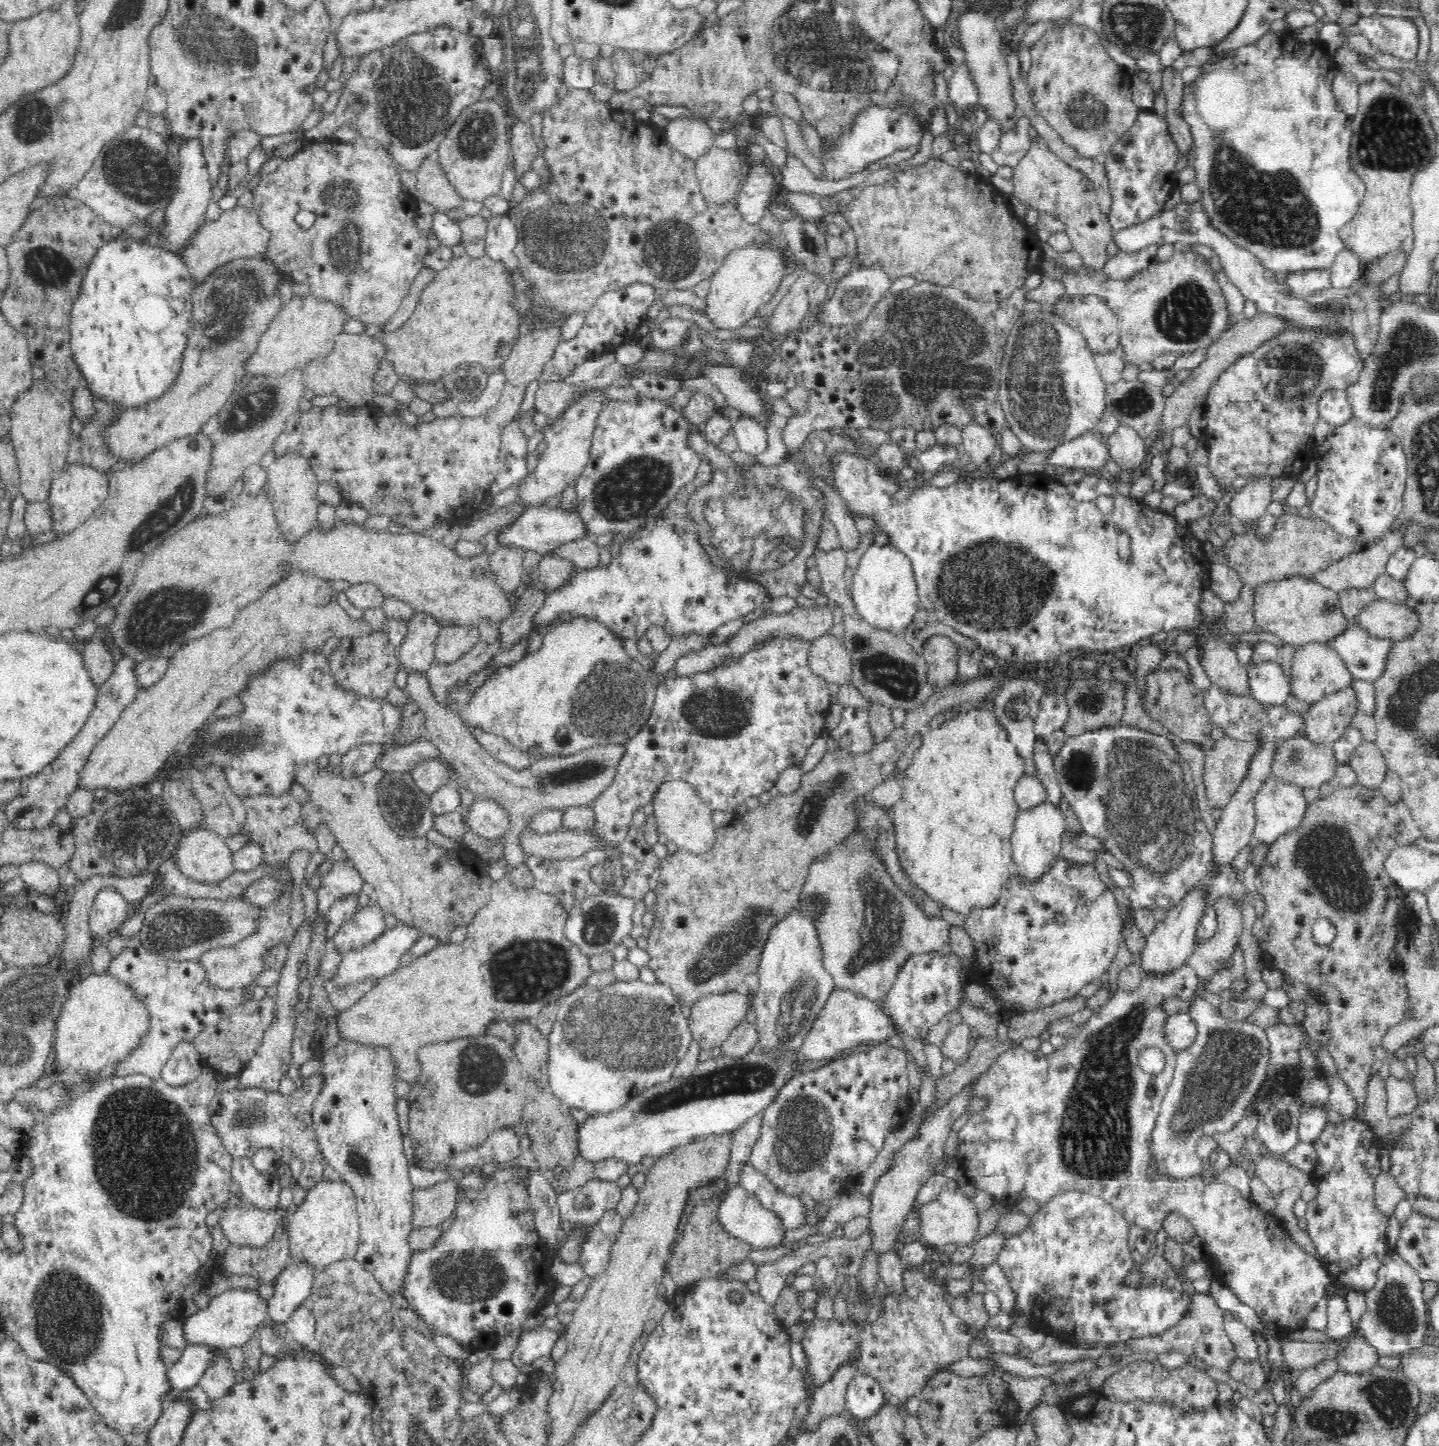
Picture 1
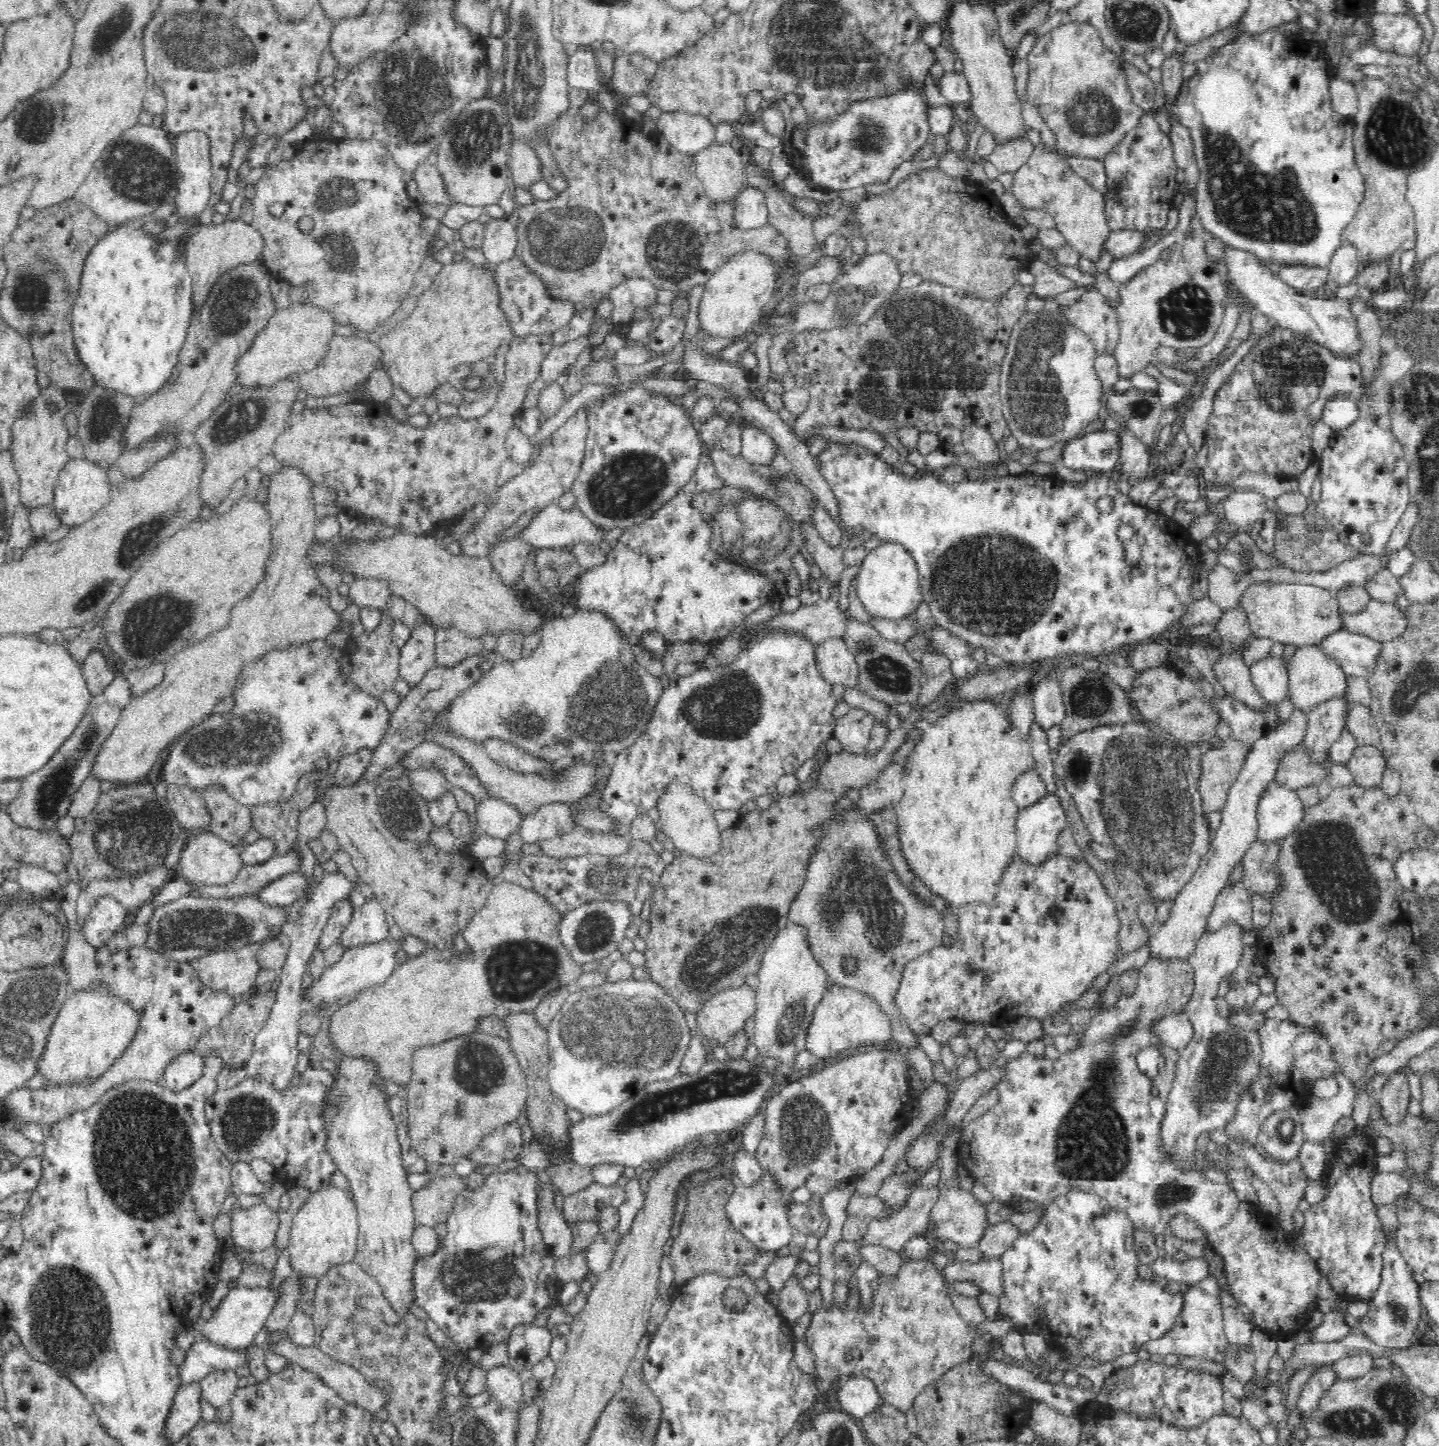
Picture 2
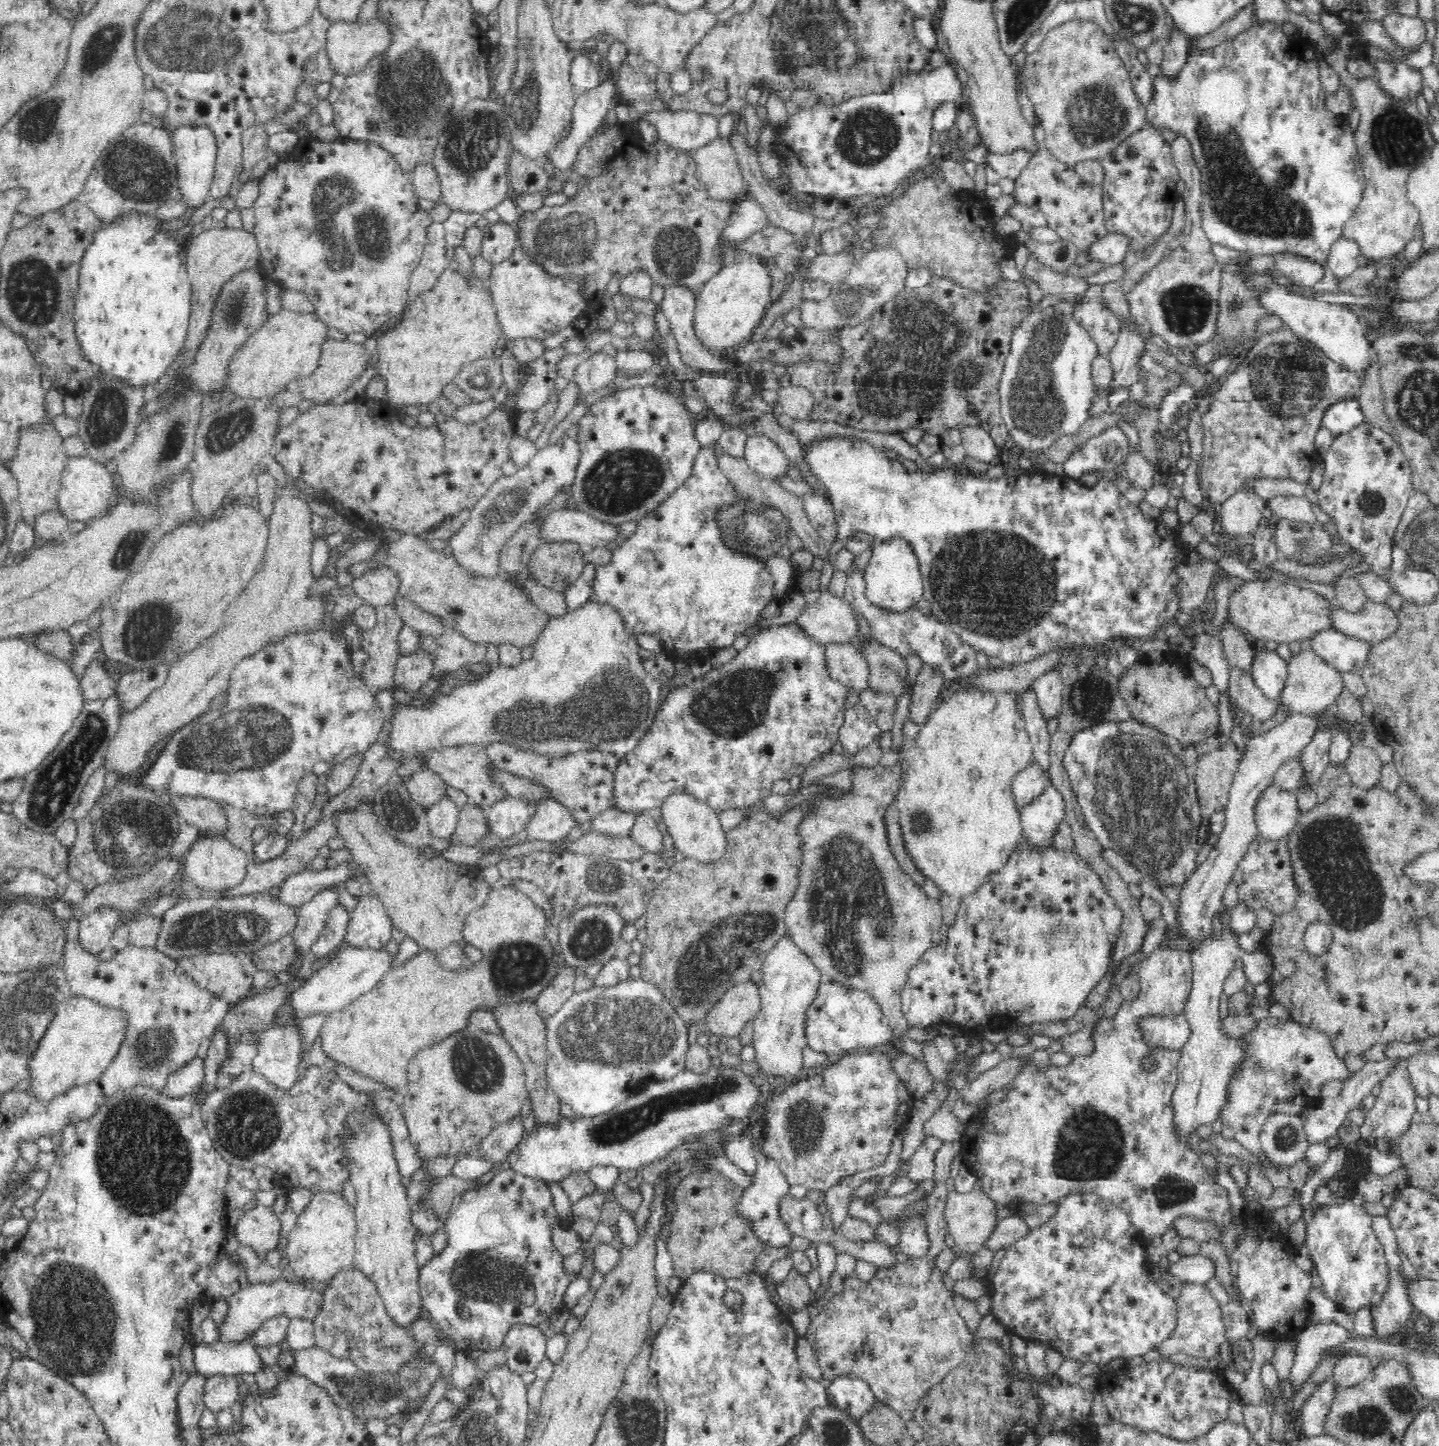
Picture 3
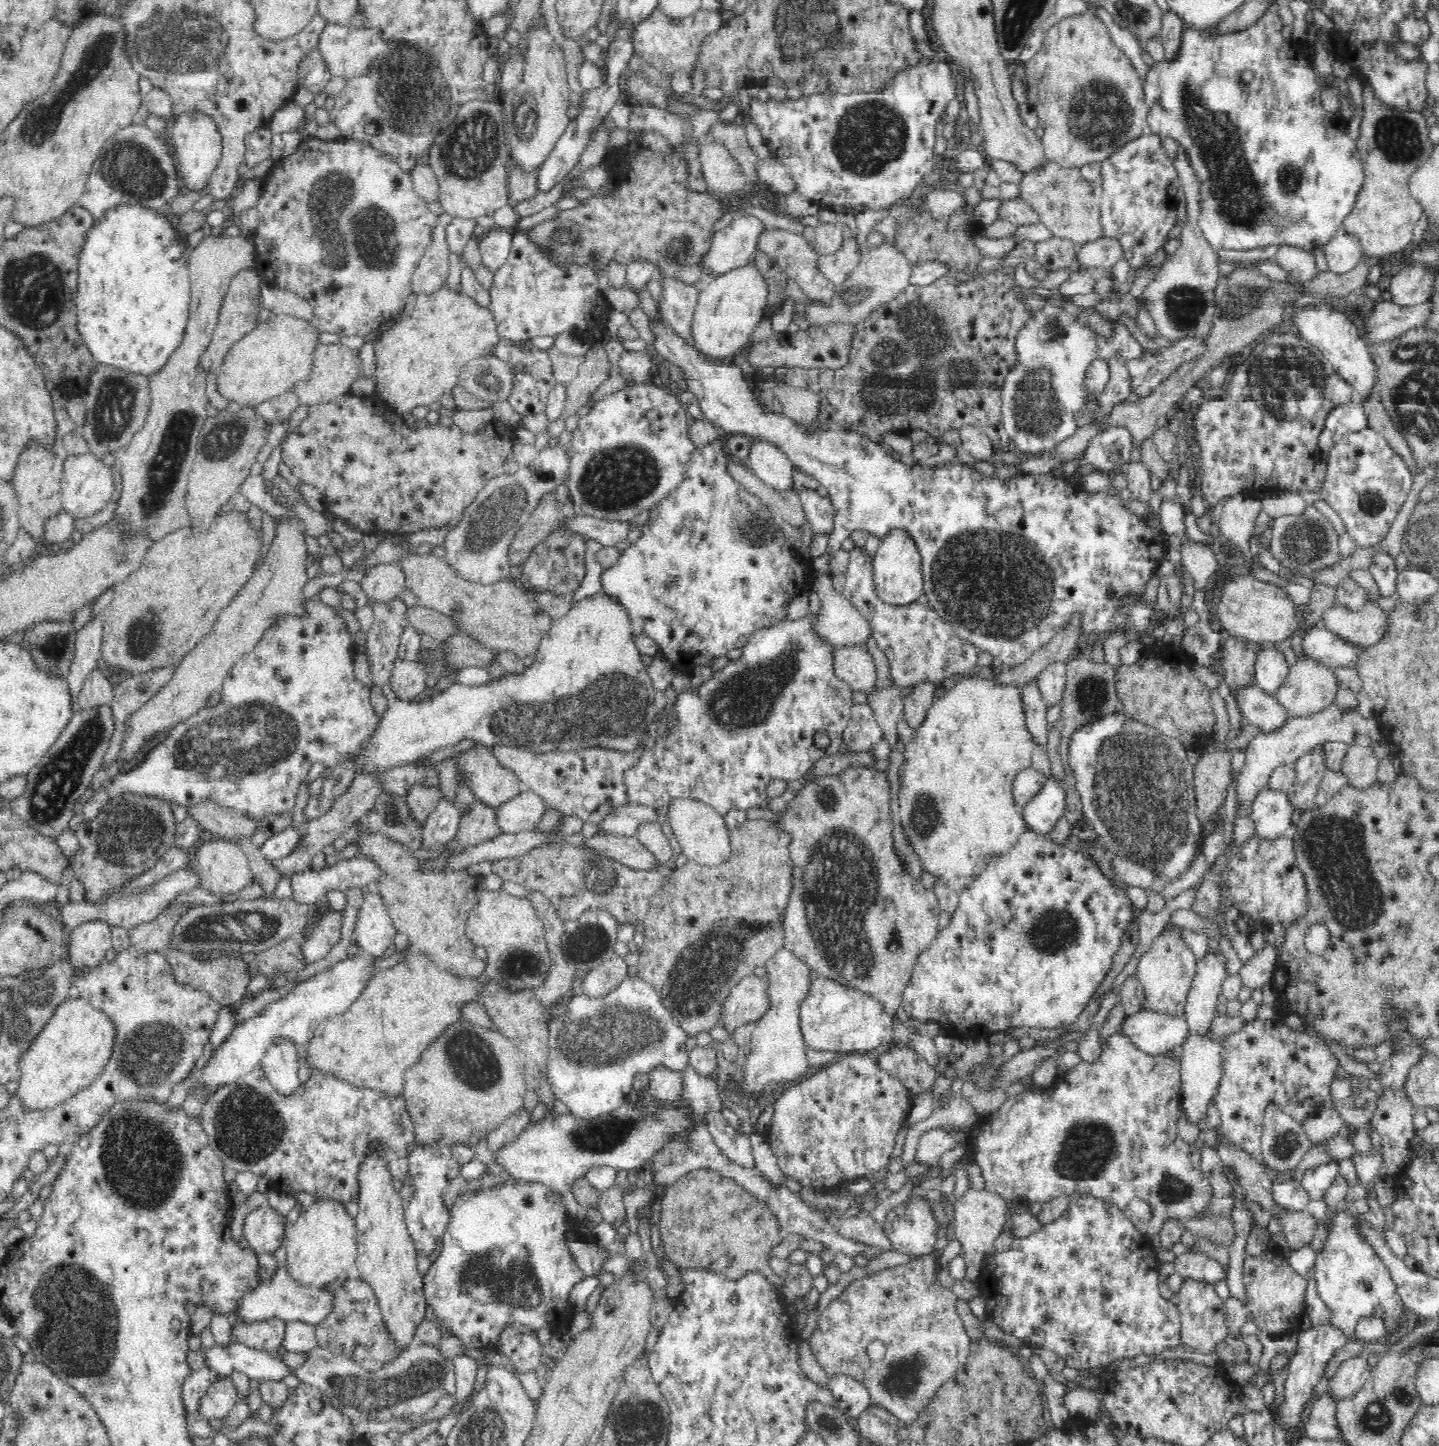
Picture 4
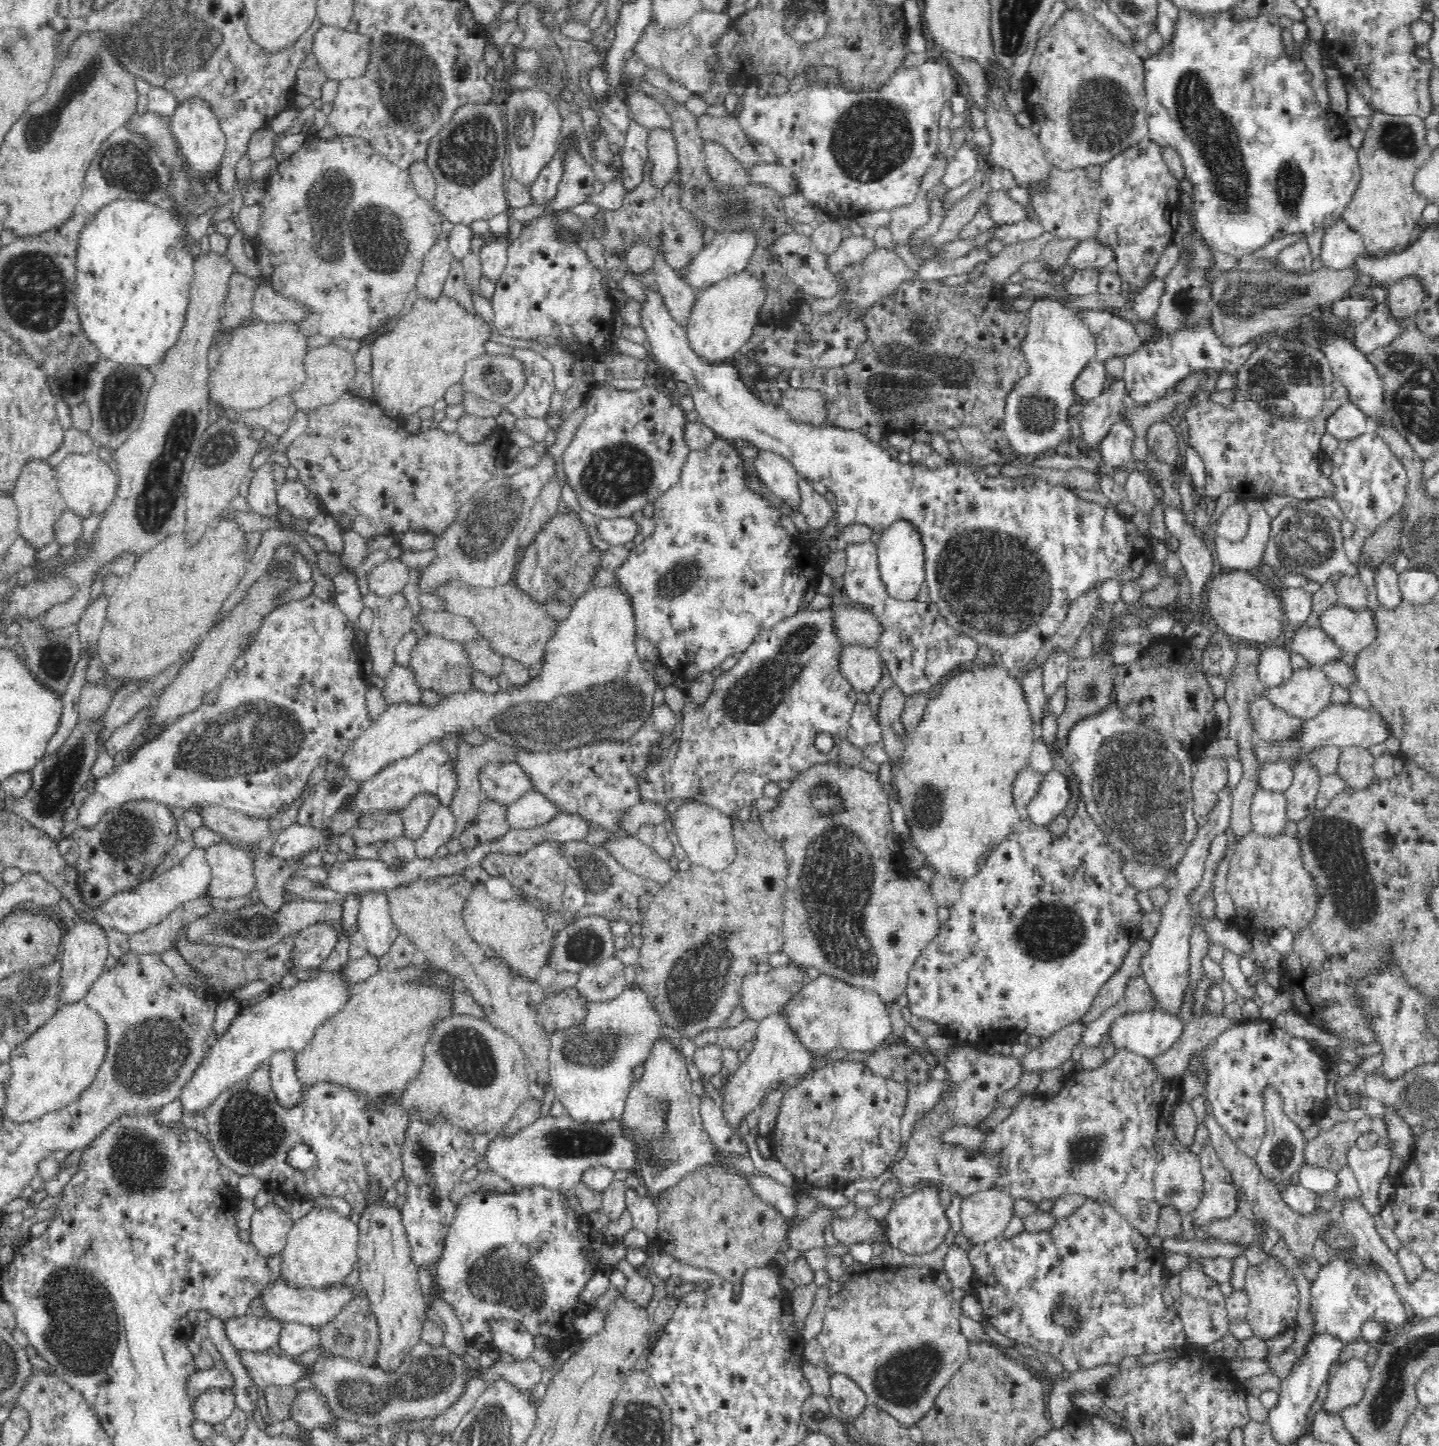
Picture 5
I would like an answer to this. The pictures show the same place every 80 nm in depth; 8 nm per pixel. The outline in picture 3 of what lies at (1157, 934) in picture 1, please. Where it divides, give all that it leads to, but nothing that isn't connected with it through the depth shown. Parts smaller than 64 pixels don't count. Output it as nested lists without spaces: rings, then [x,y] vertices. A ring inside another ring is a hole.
[[[1290,711],[1281,723],[1247,741],[1243,758],[1229,788],[1227,805],[1223,808],[1226,816],[1224,828],[1218,834],[1218,840],[1210,849],[1206,860],[1196,868],[1196,872],[1193,872],[1188,882],[1182,886],[1182,892],[1178,897],[1180,902],[1176,906],[1176,924],[1170,930],[1166,930],[1161,946],[1191,954],[1194,950],[1192,946],[1194,940],[1202,941],[1213,934],[1212,917],[1222,908],[1223,895],[1229,882],[1233,880],[1237,864],[1258,835],[1255,821],[1258,798],[1273,784],[1276,768],[1290,757],[1300,756],[1307,742],[1310,742],[1316,725],[1314,715]]]

